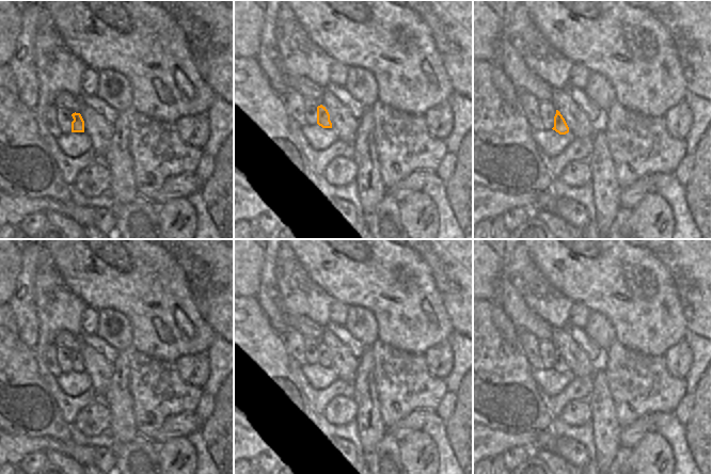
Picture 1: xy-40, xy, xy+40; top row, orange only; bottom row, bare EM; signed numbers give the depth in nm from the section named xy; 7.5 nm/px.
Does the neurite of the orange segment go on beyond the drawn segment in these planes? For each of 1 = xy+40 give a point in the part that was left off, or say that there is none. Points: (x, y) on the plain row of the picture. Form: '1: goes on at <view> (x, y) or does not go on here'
1: does not go on here

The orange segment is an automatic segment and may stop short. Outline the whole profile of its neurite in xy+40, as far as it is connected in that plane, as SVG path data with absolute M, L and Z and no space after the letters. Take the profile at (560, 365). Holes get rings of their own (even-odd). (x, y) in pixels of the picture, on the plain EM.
M556 349L556 353L554 356L554 366L552 368L559 374L566 374L569 372L569 366L558 349Z

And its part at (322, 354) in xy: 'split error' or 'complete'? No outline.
complete

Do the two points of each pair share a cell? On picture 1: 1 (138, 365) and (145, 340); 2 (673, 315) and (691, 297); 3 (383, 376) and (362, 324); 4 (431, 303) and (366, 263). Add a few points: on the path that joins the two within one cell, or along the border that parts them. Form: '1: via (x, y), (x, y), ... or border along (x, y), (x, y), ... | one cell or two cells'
1: border along (131, 347), (158, 360), (165, 361) | two cells
2: border along (674, 283), (689, 330) | two cells
3: border along (377, 340), (366, 348) | two cells
4: via (415, 303), (412, 303), (388, 279), (382, 277) | one cell

